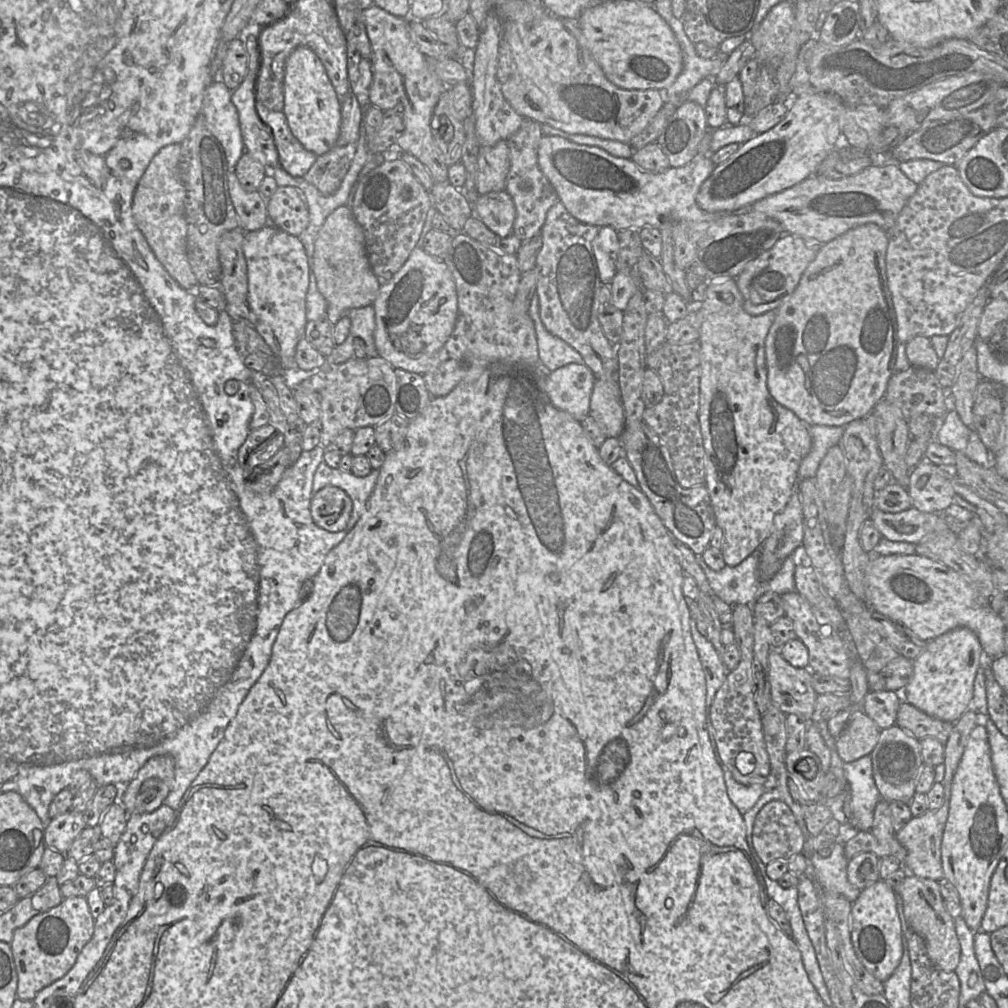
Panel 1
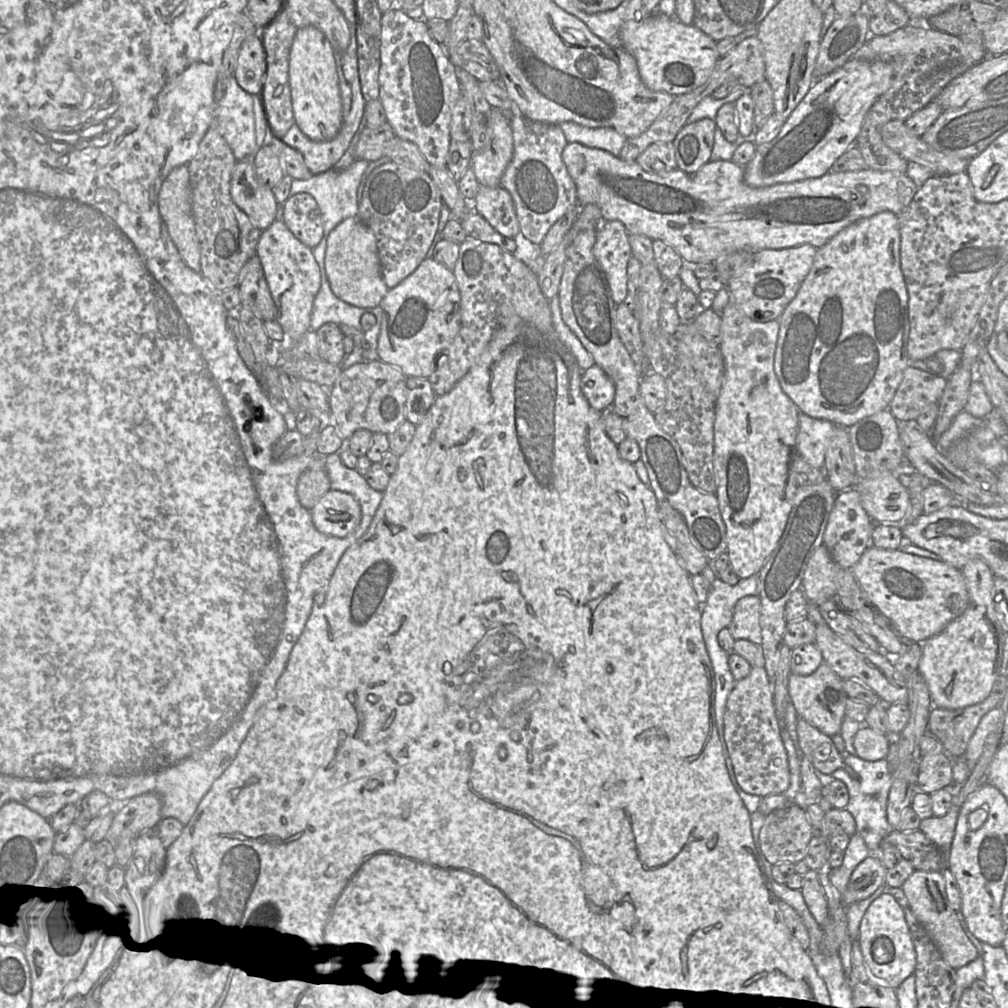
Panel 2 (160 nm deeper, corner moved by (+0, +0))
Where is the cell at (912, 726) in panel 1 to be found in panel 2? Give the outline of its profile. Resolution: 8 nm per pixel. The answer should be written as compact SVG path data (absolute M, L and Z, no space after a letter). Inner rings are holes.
M994 690L982 702L960 709L932 707L928 732L935 736L952 758L963 758L970 738L982 717L999 707L1005 692Z

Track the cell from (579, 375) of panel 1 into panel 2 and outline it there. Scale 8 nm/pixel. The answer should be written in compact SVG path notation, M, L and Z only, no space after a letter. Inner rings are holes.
M596 364L583 371L581 390L590 406L597 411L602 411L608 405L613 404L615 384Z

